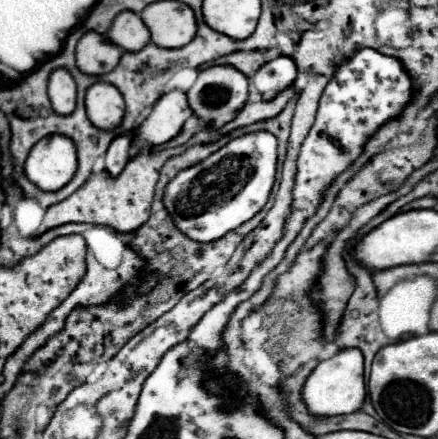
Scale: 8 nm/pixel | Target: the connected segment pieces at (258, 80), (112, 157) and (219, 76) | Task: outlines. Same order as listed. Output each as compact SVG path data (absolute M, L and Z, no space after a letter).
M278 56L252 76L252 84L256 86L258 94L262 94L262 100L270 102L274 100L274 94L280 94L282 90L292 86L294 78L296 78L294 60L288 56Z
M132 134L114 138L114 142L110 144L106 152L106 168L104 168L110 174L110 178L116 178L124 170L130 150L132 150Z
M212 66L212 68L206 68L200 72L198 80L186 92L186 96L188 96L188 106L192 108L194 116L206 120L210 130L216 130L216 128L224 126L226 122L230 122L238 114L238 110L242 110L242 106L246 104L248 78L232 66Z

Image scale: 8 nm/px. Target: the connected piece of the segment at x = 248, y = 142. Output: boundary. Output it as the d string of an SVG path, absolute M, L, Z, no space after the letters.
M270 132L230 140L204 162L190 166L164 188L164 208L182 234L194 242L214 242L262 210L276 178L276 138Z

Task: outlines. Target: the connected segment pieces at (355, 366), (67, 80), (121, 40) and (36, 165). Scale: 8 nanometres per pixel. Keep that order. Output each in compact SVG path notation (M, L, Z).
M344 348L328 360L322 360L304 380L302 384L302 402L306 404L308 412L314 416L338 416L338 414L352 414L360 410L366 398L364 386L364 358L360 350Z
M58 68L52 72L50 82L48 82L48 98L50 98L52 110L56 114L68 116L74 112L74 108L76 108L76 82L64 68Z
M126 10L114 18L108 30L108 40L124 52L138 52L150 42L150 32L138 14Z
M60 134L42 138L24 162L26 178L40 190L54 192L70 182L78 168L74 144Z

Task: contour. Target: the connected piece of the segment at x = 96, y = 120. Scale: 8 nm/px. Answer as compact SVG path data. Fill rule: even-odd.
M96 82L86 92L86 114L92 126L98 130L114 130L124 118L124 98L116 86L108 82Z

